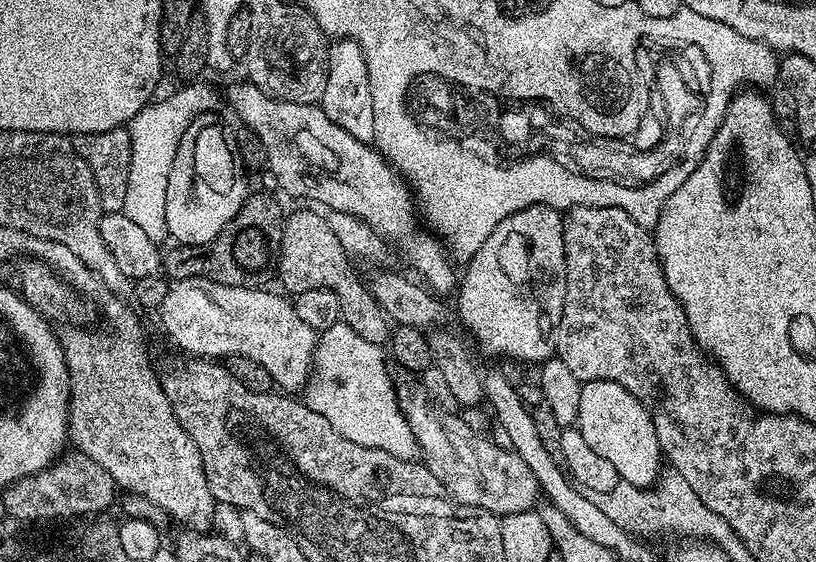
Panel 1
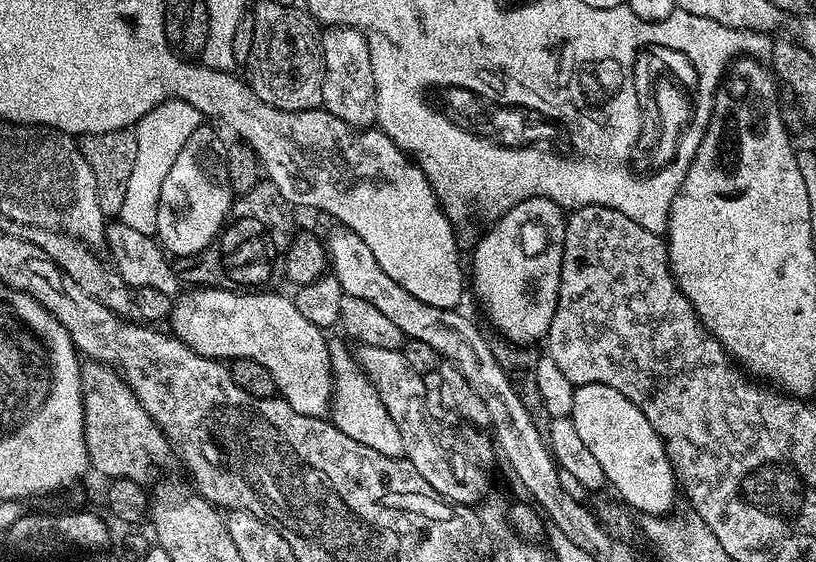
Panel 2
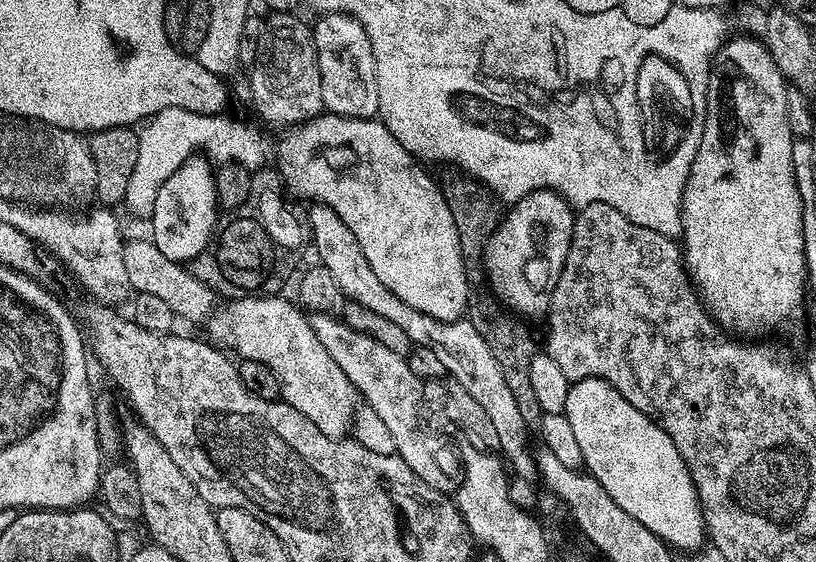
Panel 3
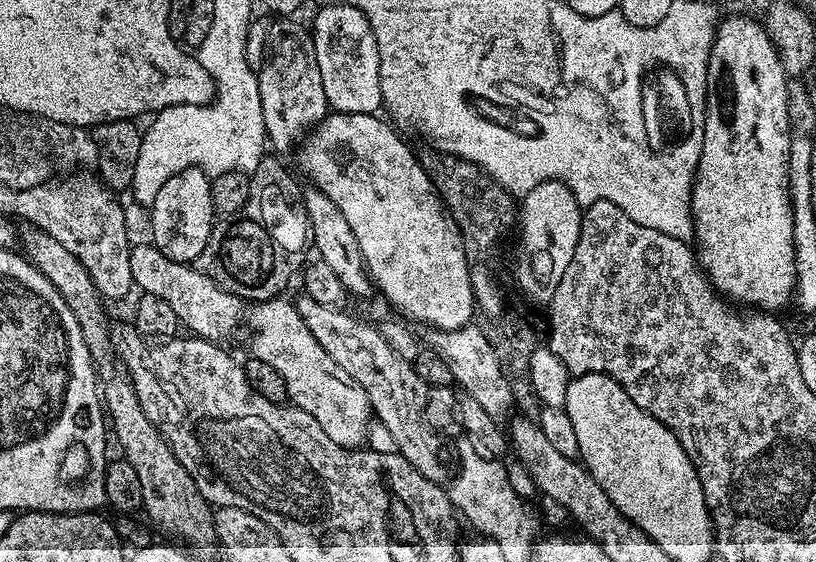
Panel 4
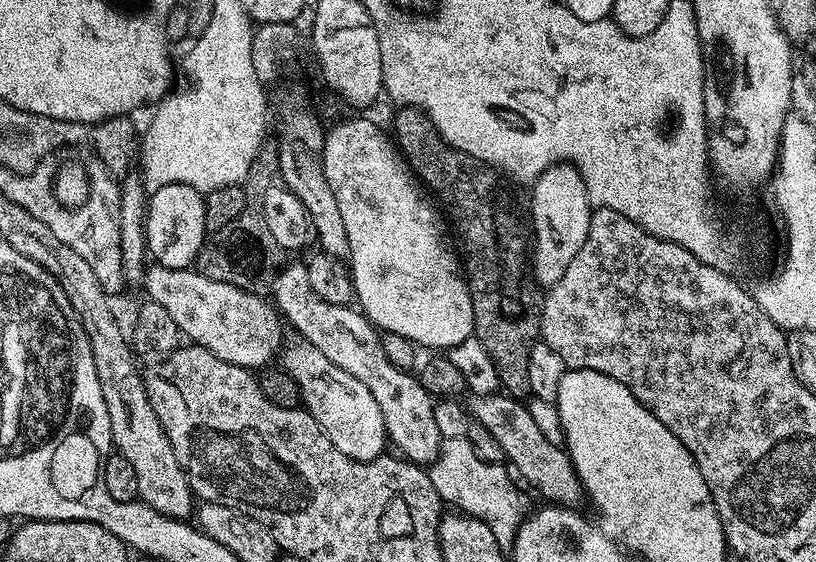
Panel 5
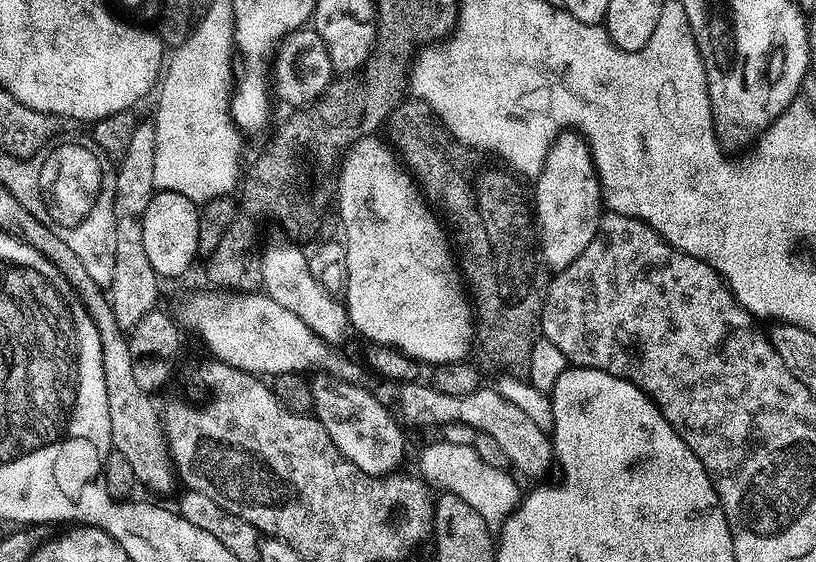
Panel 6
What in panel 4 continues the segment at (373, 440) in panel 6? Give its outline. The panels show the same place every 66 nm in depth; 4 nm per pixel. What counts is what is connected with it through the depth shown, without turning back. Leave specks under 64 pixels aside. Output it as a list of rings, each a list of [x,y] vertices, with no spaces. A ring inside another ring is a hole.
[[[284,299],[262,300],[251,305],[252,313],[246,316],[246,328],[248,324],[252,331],[251,359],[267,362],[282,374],[289,401],[306,410],[306,414],[326,430],[326,438],[338,442],[343,448],[361,447],[367,441],[374,416],[366,390],[362,390],[362,386],[358,386],[354,378],[350,378],[350,374],[322,350],[322,346],[318,346],[318,338],[314,338],[306,322],[302,322],[295,303]]]

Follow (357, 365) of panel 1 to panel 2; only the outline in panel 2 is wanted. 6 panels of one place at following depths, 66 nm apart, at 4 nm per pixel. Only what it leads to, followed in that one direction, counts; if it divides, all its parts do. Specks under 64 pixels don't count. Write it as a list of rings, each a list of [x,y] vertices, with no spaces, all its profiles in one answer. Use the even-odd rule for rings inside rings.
[[[335,341],[329,345],[329,352],[333,370],[333,402],[330,418],[335,427],[349,435],[354,441],[369,446],[370,449],[380,454],[386,454],[387,457],[401,457],[404,450],[401,431],[390,418],[381,396],[365,375],[355,355],[353,353],[351,355],[342,343],[335,343]]]

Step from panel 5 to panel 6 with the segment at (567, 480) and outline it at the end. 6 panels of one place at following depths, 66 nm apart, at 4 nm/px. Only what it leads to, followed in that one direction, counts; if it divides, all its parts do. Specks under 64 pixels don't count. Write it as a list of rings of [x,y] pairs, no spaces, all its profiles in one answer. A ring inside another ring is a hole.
[[[405,383],[400,388],[400,408],[403,414],[416,424],[443,426],[460,423],[470,426],[476,433],[489,435],[498,442],[506,454],[509,465],[524,476],[544,476],[554,468],[554,449],[549,433],[538,430],[537,424],[514,402],[506,402],[495,387],[482,386],[474,394],[442,394],[431,383]]]

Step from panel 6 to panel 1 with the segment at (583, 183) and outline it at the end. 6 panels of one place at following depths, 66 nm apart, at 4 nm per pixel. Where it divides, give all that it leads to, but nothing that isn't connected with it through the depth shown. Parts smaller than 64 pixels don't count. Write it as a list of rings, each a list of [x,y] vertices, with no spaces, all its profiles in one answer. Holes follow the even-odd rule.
[[[530,206],[526,210],[518,210],[508,220],[498,222],[494,226],[494,234],[482,242],[482,250],[474,254],[472,261],[463,269],[462,275],[458,280],[458,293],[460,292],[460,320],[468,327],[468,332],[480,343],[480,348],[488,356],[505,356],[508,362],[523,362],[528,366],[536,366],[541,362],[553,359],[554,356],[554,337],[556,327],[562,318],[562,310],[566,302],[566,258],[564,257],[564,216],[561,209],[551,208],[550,206]]]

